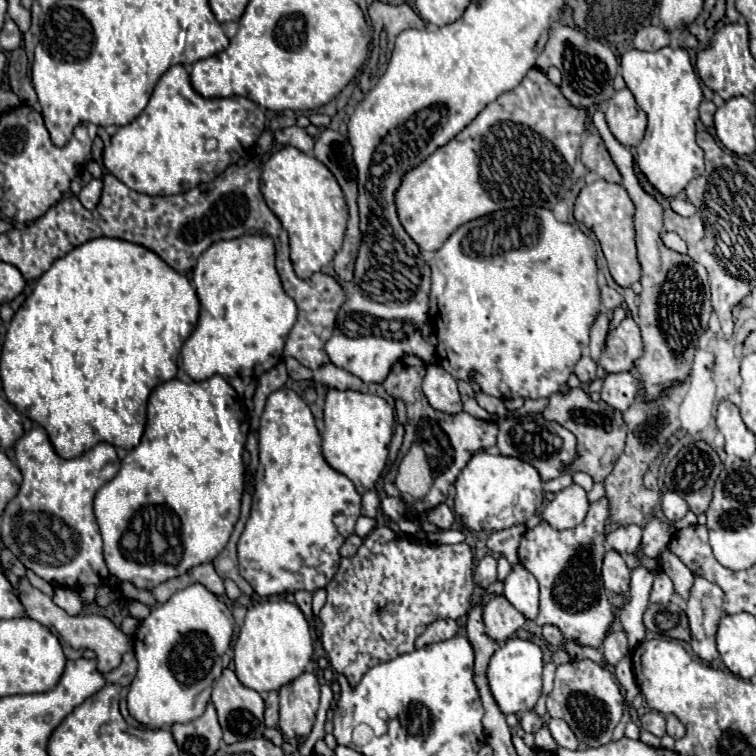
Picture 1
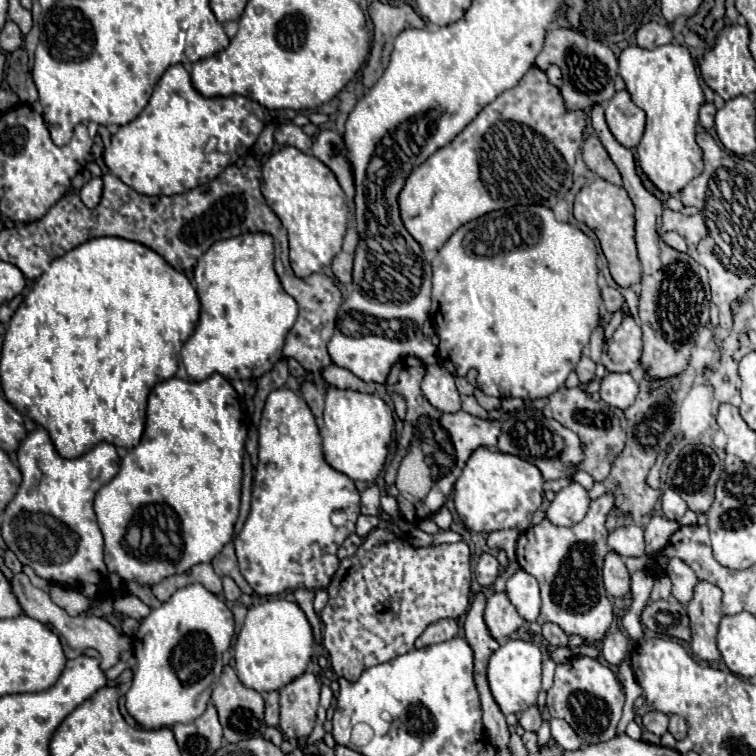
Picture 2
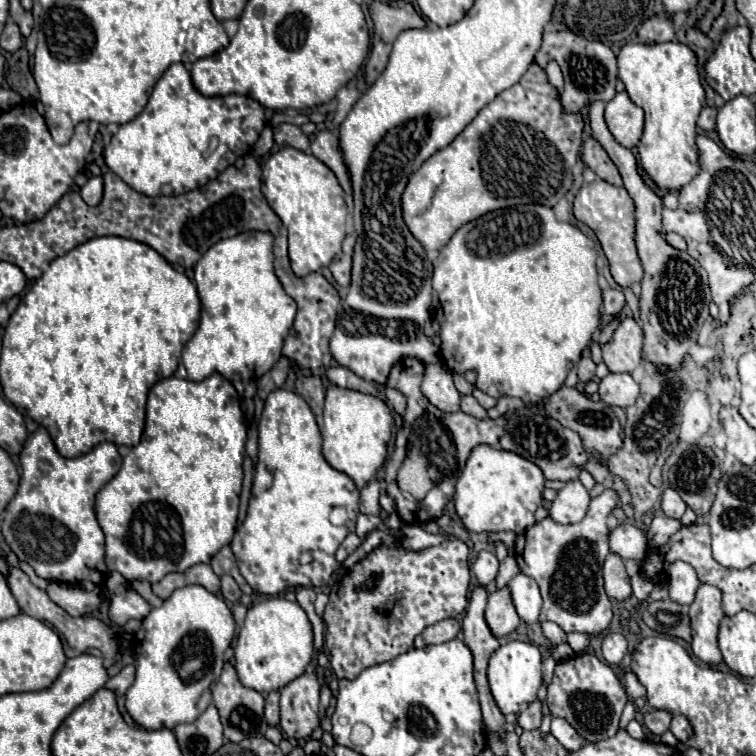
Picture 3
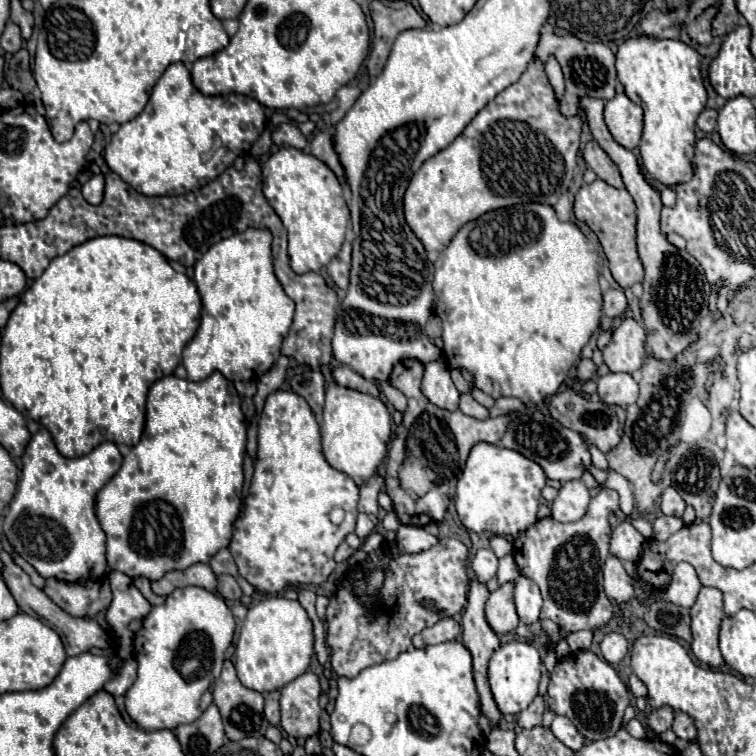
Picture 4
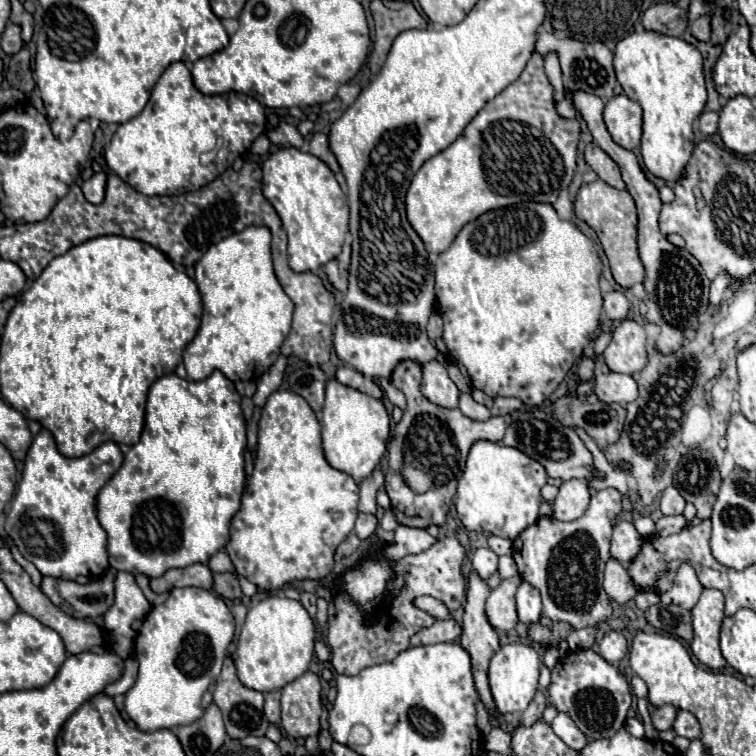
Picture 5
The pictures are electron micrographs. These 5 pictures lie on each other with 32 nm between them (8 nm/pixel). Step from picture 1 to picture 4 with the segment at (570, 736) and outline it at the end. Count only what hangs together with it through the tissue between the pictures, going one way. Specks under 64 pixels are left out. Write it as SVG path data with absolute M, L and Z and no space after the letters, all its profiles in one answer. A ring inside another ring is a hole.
M556 716L550 730L554 732L556 738L560 738L568 748L572 750L580 750L584 746L584 736L580 736L580 732L576 730L576 726L566 718L566 716Z

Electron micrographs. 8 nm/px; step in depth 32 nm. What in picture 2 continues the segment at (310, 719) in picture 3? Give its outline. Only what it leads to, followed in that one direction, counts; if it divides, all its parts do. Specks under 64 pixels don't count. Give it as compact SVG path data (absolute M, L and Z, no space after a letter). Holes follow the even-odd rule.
M304 672L280 688L280 730L288 738L308 738L316 724L320 682Z

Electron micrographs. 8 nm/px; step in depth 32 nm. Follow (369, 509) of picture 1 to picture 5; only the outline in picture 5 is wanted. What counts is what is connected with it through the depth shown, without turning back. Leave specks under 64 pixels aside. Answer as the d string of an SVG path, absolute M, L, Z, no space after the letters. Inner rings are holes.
M378 466L362 484L360 484L360 504L358 510L366 512L366 514L374 514L376 512L376 492L378 488L384 484L384 472Z

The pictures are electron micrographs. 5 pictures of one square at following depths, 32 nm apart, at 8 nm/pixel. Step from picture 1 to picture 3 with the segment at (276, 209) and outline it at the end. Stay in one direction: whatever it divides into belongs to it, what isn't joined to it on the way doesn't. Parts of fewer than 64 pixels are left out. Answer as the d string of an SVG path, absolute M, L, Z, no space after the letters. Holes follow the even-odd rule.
M284 146L262 166L262 182L262 194L268 194L270 208L280 216L288 230L288 252L294 274L306 276L328 266L342 248L348 218L344 190L334 172L326 164L320 164L316 156Z

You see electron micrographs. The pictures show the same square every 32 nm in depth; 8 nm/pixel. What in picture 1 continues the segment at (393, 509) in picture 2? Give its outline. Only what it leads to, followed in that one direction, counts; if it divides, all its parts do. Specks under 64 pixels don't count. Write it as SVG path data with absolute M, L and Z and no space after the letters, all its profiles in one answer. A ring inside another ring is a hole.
M384 496L384 498L382 498L382 510L384 510L394 522L398 522L398 520L404 516L404 512L406 512L404 502L402 502L400 498L392 498L392 496Z

